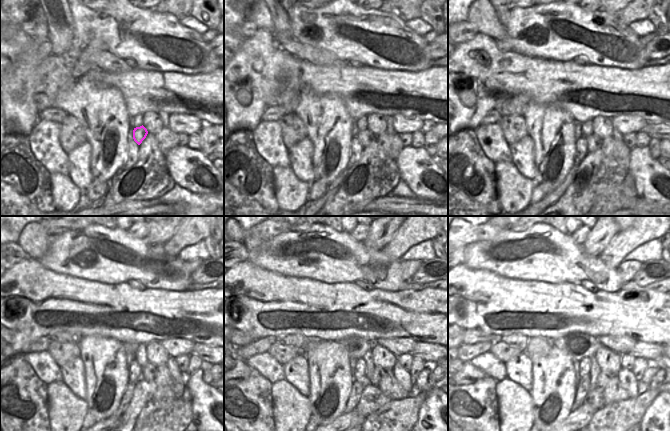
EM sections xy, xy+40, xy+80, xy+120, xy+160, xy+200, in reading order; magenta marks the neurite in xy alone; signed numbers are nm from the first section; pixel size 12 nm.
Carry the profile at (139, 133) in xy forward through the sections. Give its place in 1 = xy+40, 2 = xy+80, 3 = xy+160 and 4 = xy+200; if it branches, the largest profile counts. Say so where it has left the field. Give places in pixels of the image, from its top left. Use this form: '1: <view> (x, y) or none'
1: xy+40 (365, 137)
2: xy+80 (594, 142)
3: xy+160 (378, 372)
4: xy+200 (604, 377)

